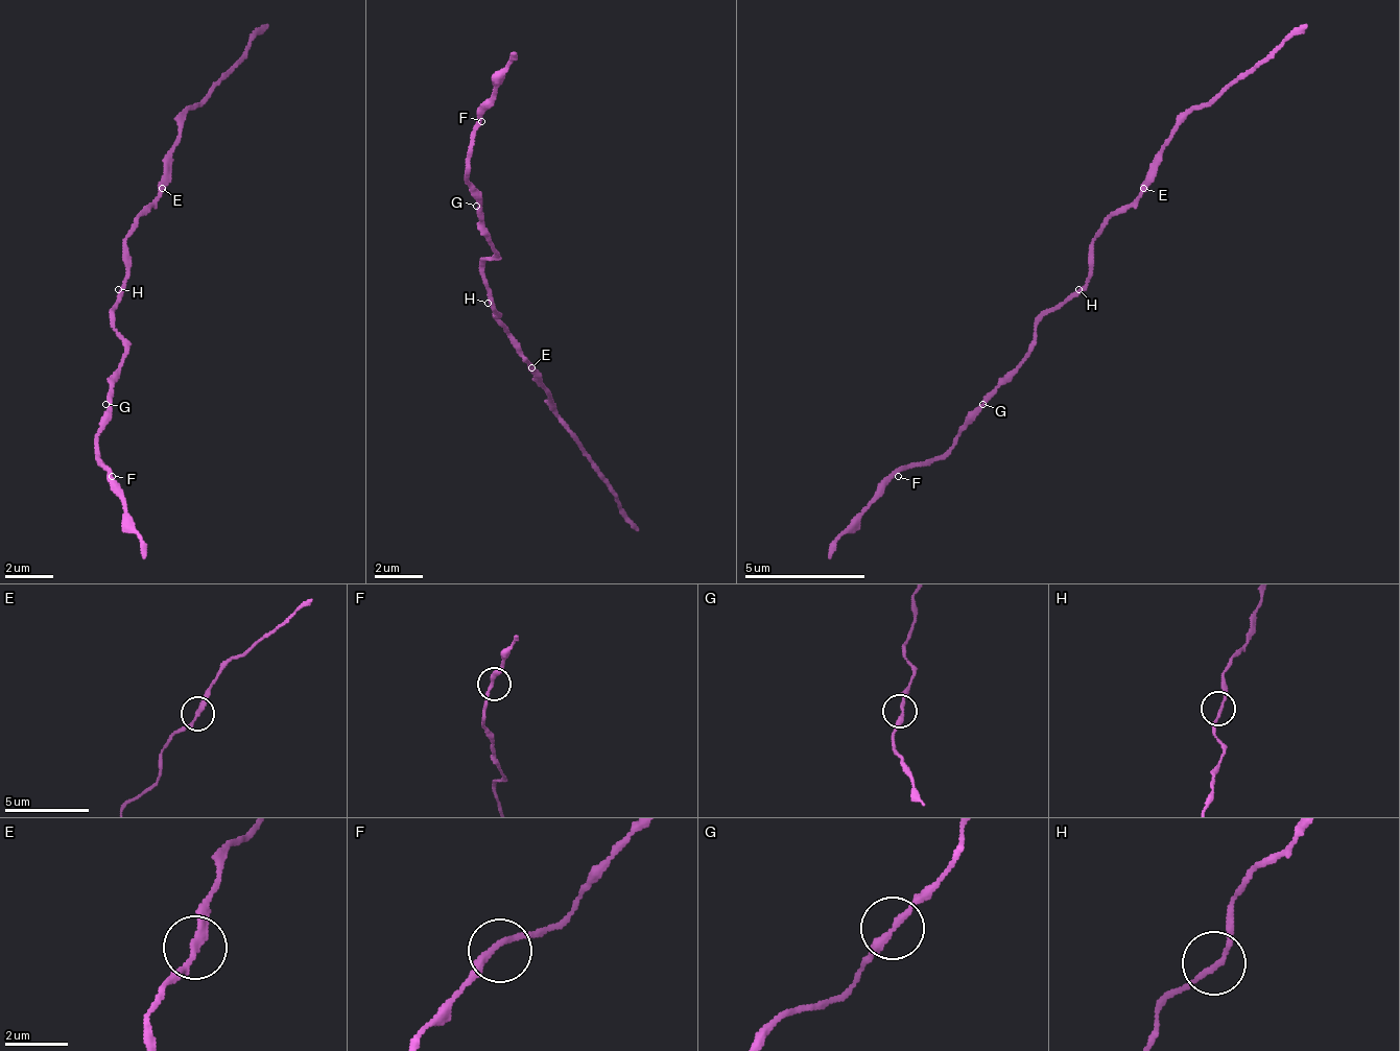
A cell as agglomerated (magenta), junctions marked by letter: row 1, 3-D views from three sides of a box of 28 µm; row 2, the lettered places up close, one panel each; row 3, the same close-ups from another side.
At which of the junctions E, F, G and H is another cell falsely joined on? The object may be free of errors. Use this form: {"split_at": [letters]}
{"split_at": []}

